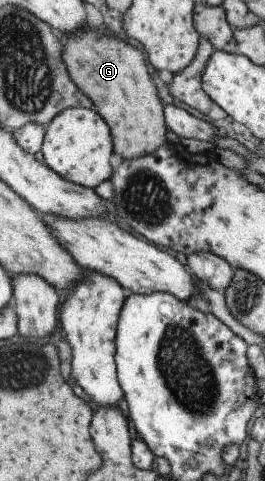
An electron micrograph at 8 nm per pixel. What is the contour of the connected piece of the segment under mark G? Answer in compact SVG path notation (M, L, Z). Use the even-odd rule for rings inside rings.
M93 27L75 31L62 38L62 59L70 74L71 80L81 89L93 102L94 110L103 117L109 125L114 144L114 152L121 154L123 159L132 159L155 152L164 142L168 126L164 117L163 104L159 98L157 87L152 76L147 71L147 64L141 51L118 37L110 34L102 34Z

